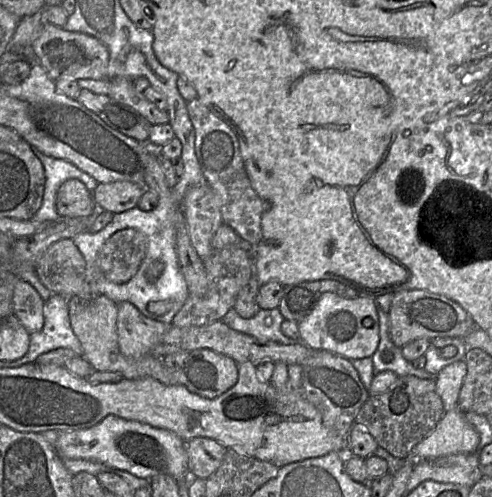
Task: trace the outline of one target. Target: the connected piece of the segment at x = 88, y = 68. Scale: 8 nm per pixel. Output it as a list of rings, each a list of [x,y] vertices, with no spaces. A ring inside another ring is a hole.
[[[44,20],[40,33],[30,46],[36,56],[37,63],[55,81],[58,79],[108,79],[109,51],[95,37],[80,32],[68,31]]]

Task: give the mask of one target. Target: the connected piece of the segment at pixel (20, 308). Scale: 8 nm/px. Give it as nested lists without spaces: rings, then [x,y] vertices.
[[[18,279],[13,289],[13,316],[29,332],[36,333],[44,326],[44,301],[33,286]]]

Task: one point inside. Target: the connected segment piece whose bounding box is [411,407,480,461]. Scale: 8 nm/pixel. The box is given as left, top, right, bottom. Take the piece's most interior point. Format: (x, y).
(453, 434)

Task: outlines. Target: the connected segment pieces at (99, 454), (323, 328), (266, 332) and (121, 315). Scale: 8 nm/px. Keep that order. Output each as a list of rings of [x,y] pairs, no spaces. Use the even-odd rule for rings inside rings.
[[[108,415],[88,429],[59,431],[57,453],[61,458],[100,462],[148,480],[166,474],[178,481],[189,472],[186,441],[169,431],[124,420],[115,415]]]
[[[323,294],[311,312],[298,322],[300,339],[313,350],[334,352],[349,360],[372,357],[379,344],[379,317],[374,299],[361,296],[344,299]]]
[[[278,308],[272,310],[260,309],[249,319],[242,318],[234,309],[229,311],[222,320],[230,328],[250,335],[262,343],[274,342],[282,345],[292,345],[296,340],[286,337],[281,332],[284,317]]]
[[[132,303],[117,304],[117,332],[121,352],[131,358],[149,354],[161,343],[169,325],[144,316]]]

